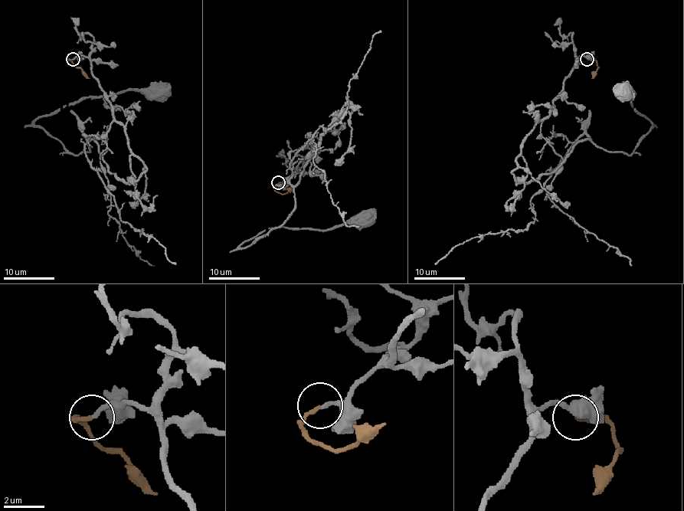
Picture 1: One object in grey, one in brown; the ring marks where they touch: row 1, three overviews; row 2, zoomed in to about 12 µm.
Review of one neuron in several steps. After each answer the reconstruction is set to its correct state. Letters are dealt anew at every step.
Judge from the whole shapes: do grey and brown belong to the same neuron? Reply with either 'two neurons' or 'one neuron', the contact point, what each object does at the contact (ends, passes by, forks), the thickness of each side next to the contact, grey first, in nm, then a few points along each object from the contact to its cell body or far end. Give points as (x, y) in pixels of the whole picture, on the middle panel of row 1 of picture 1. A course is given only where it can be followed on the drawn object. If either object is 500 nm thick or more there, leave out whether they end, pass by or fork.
one neuron; at (278, 182); grey ends there; brown ends there; 180 nm thick on the grey side, 200 nm on the other; grey runs (279, 183), (314, 135), (290, 154), (295, 210), (239, 247), (271, 227), (328, 230), (376, 210); brown runs (279, 183), (275, 185), (275, 189), (279, 193), (286, 193), (295, 187)

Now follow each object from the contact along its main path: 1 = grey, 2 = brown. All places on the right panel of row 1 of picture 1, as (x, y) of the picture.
1: (587, 59), (540, 134), (584, 134), (630, 154), (652, 127), (634, 93), (614, 86)
2: (587, 59), (594, 59), (597, 65), (591, 78)

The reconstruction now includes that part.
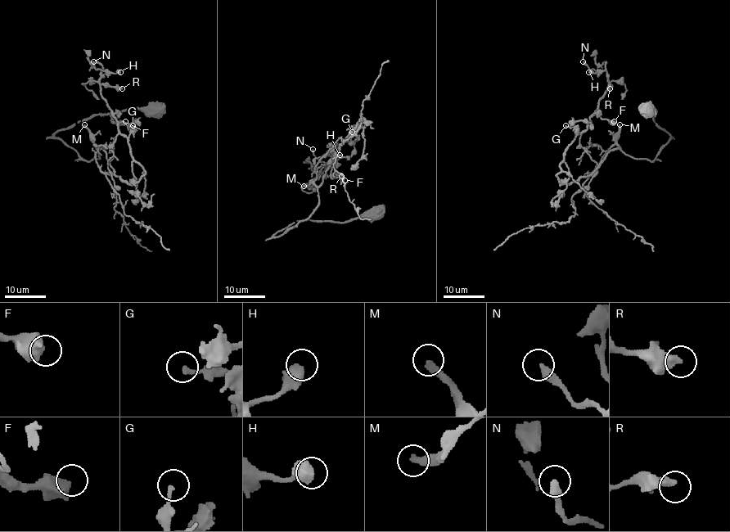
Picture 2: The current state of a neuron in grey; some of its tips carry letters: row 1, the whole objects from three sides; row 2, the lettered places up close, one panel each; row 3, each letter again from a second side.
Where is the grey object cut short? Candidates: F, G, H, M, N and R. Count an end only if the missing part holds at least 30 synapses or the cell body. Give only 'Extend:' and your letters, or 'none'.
Extend: M

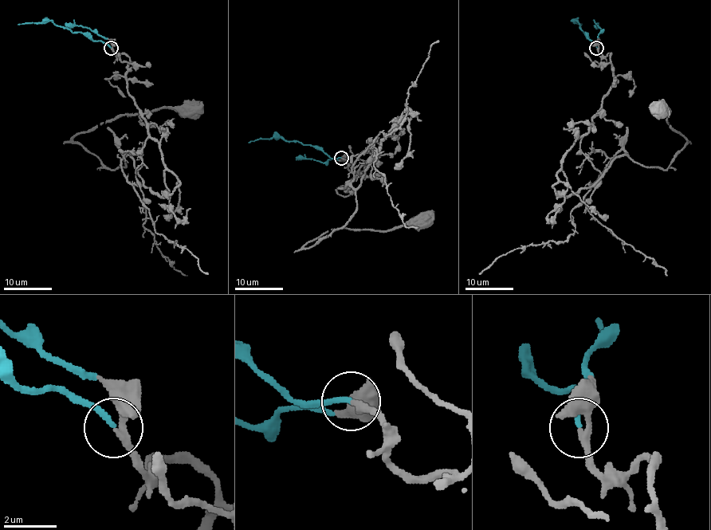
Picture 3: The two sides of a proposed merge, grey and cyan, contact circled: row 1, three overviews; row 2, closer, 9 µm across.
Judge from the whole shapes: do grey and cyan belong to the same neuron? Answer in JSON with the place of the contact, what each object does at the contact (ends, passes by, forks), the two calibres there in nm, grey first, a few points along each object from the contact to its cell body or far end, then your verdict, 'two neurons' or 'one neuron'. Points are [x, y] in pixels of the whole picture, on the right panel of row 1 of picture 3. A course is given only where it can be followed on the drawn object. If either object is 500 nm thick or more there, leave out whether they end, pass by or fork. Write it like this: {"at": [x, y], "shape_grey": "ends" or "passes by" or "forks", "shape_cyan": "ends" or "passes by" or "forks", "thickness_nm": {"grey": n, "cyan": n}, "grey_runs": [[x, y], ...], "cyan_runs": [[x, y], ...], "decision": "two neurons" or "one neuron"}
{"at": [596, 48], "shape_grey": "passes by", "shape_cyan": "ends", "thickness_nm": {"grey": 240, "cyan": 190}, "grey_runs": [[597, 48], [614, 84], [580, 150], [666, 169], [686, 141], [650, 104]], "cyan_runs": [[597, 48], [597, 41], [591, 41], [576, 21], [581, 25]], "decision": "one neuron"}

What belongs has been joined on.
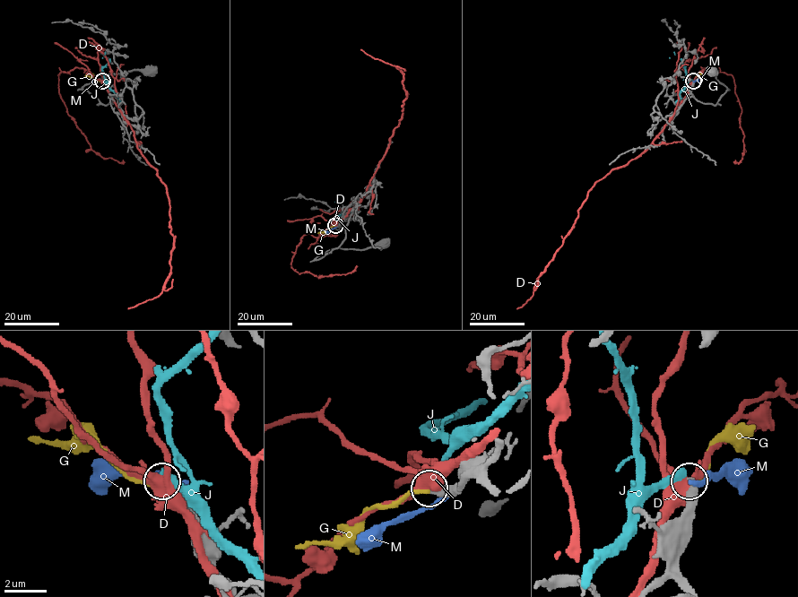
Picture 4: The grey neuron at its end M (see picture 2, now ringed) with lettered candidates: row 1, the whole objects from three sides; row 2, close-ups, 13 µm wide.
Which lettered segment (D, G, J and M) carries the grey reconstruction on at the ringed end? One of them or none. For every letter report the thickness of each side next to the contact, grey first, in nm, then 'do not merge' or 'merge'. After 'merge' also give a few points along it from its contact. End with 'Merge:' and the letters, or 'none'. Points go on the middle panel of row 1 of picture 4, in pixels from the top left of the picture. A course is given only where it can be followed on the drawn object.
D: 460/480 nm | do not merge
G: 400/190 nm | do not merge
J: 320/320 nm | do not merge
M: 480/320 nm | do not merge
Merge: none

